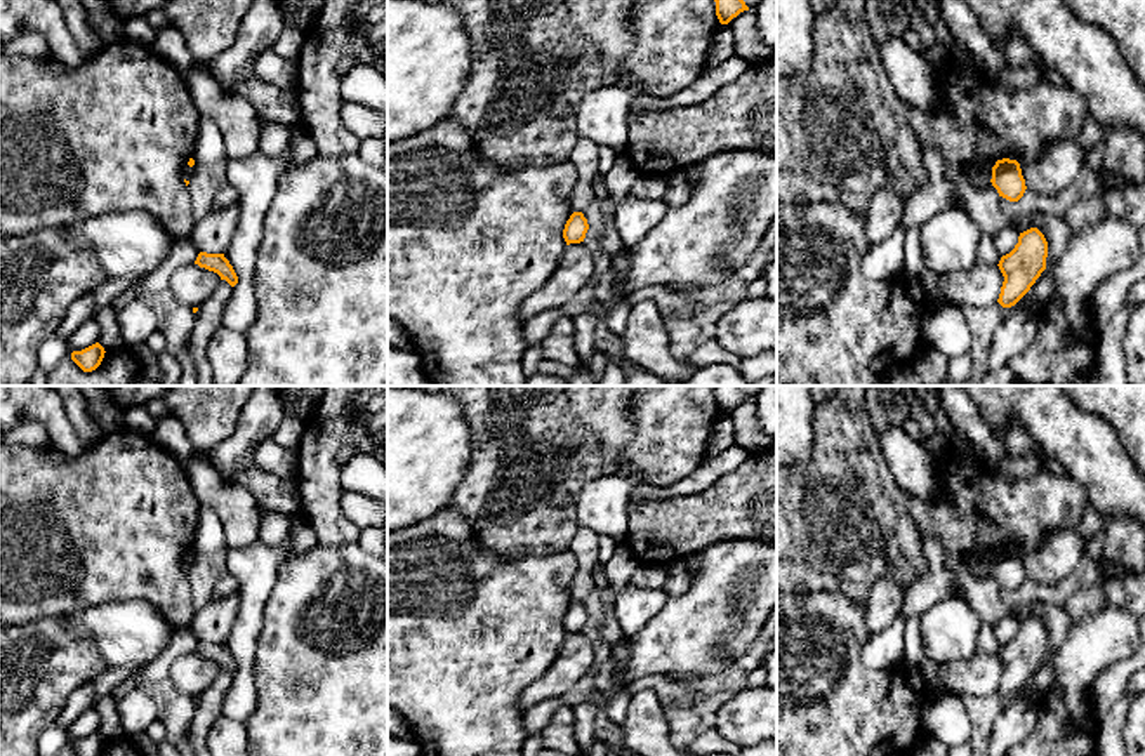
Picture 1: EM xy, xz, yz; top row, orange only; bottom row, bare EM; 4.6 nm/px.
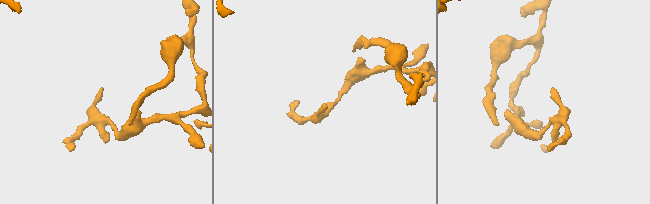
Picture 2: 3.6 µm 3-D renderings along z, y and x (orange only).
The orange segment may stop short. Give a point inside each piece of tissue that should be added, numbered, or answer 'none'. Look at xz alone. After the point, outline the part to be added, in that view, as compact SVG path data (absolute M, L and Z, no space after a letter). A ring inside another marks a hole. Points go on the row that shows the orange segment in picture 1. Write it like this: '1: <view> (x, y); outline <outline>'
none

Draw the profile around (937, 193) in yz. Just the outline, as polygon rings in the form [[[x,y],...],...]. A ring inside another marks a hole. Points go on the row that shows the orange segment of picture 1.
[[[923,146],[923,163],[928,182],[903,207],[902,221],[907,228],[921,228],[935,214],[957,205],[942,155],[930,146]]]

